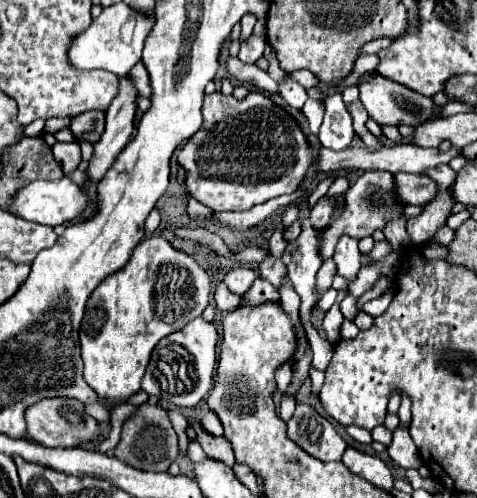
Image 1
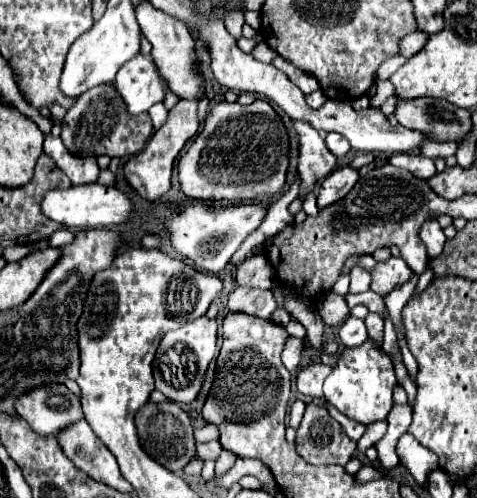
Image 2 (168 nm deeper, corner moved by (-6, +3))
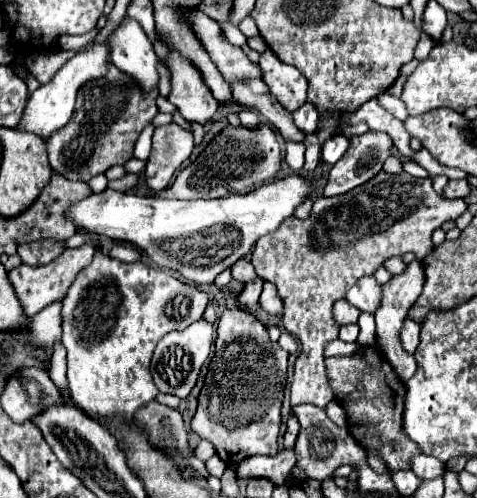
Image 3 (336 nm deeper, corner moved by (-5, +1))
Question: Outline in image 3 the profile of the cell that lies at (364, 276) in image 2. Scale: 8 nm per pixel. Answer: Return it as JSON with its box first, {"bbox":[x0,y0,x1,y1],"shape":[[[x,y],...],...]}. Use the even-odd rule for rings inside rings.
{"bbox":[347,277,381,313],"shape":[[[361,277],[359,283],[355,283],[349,291],[347,291],[347,301],[351,305],[355,305],[359,311],[367,311],[367,313],[375,313],[377,307],[381,305],[381,285],[375,281],[375,277]]]}

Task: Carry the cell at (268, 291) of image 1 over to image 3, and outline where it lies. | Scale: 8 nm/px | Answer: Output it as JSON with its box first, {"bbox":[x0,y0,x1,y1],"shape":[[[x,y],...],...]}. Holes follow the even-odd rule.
{"bbox":[237,279,263,311],"shape":[[[253,279],[251,283],[247,283],[245,285],[245,289],[239,293],[239,297],[237,297],[237,301],[239,301],[239,305],[243,307],[243,309],[247,309],[247,311],[257,311],[259,309],[259,295],[261,295],[261,287],[263,287],[263,279]]]}

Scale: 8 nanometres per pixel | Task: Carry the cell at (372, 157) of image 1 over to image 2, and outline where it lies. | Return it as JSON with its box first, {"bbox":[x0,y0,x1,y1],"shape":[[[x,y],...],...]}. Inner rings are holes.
{"bbox":[294,123,338,199],"shape":[[[294,123],[298,131],[300,143],[300,157],[298,157],[298,173],[300,173],[300,193],[298,199],[306,199],[308,193],[316,189],[316,185],[328,177],[336,165],[338,157],[326,147],[324,139],[318,135],[316,129],[308,127],[308,123]]]}

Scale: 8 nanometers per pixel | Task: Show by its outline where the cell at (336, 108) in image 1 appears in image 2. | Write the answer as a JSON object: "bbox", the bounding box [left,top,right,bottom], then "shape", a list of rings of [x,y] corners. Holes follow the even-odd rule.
{"bbox":[326,133,350,157],"shape":[[[328,133],[326,145],[328,145],[328,149],[330,149],[334,155],[338,155],[338,157],[344,157],[344,155],[350,151],[348,139],[344,139],[344,137],[338,135],[338,133]]]}

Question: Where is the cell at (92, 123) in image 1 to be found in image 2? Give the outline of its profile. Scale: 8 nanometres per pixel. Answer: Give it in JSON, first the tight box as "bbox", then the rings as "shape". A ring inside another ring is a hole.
{"bbox":[60,85,152,157],"shape":[[[98,85],[80,95],[76,105],[68,109],[66,117],[62,119],[60,139],[64,141],[66,149],[78,157],[90,157],[90,155],[128,157],[140,153],[150,135],[152,135],[152,121],[148,115],[132,119],[130,115],[126,115],[126,107],[118,91],[112,85]]]}

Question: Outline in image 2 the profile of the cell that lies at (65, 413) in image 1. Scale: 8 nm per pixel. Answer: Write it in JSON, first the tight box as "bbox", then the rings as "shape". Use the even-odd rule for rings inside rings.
{"bbox":[16,383,84,437],"shape":[[[56,383],[22,395],[16,401],[16,413],[42,437],[58,435],[84,419],[78,397],[66,385]]]}

